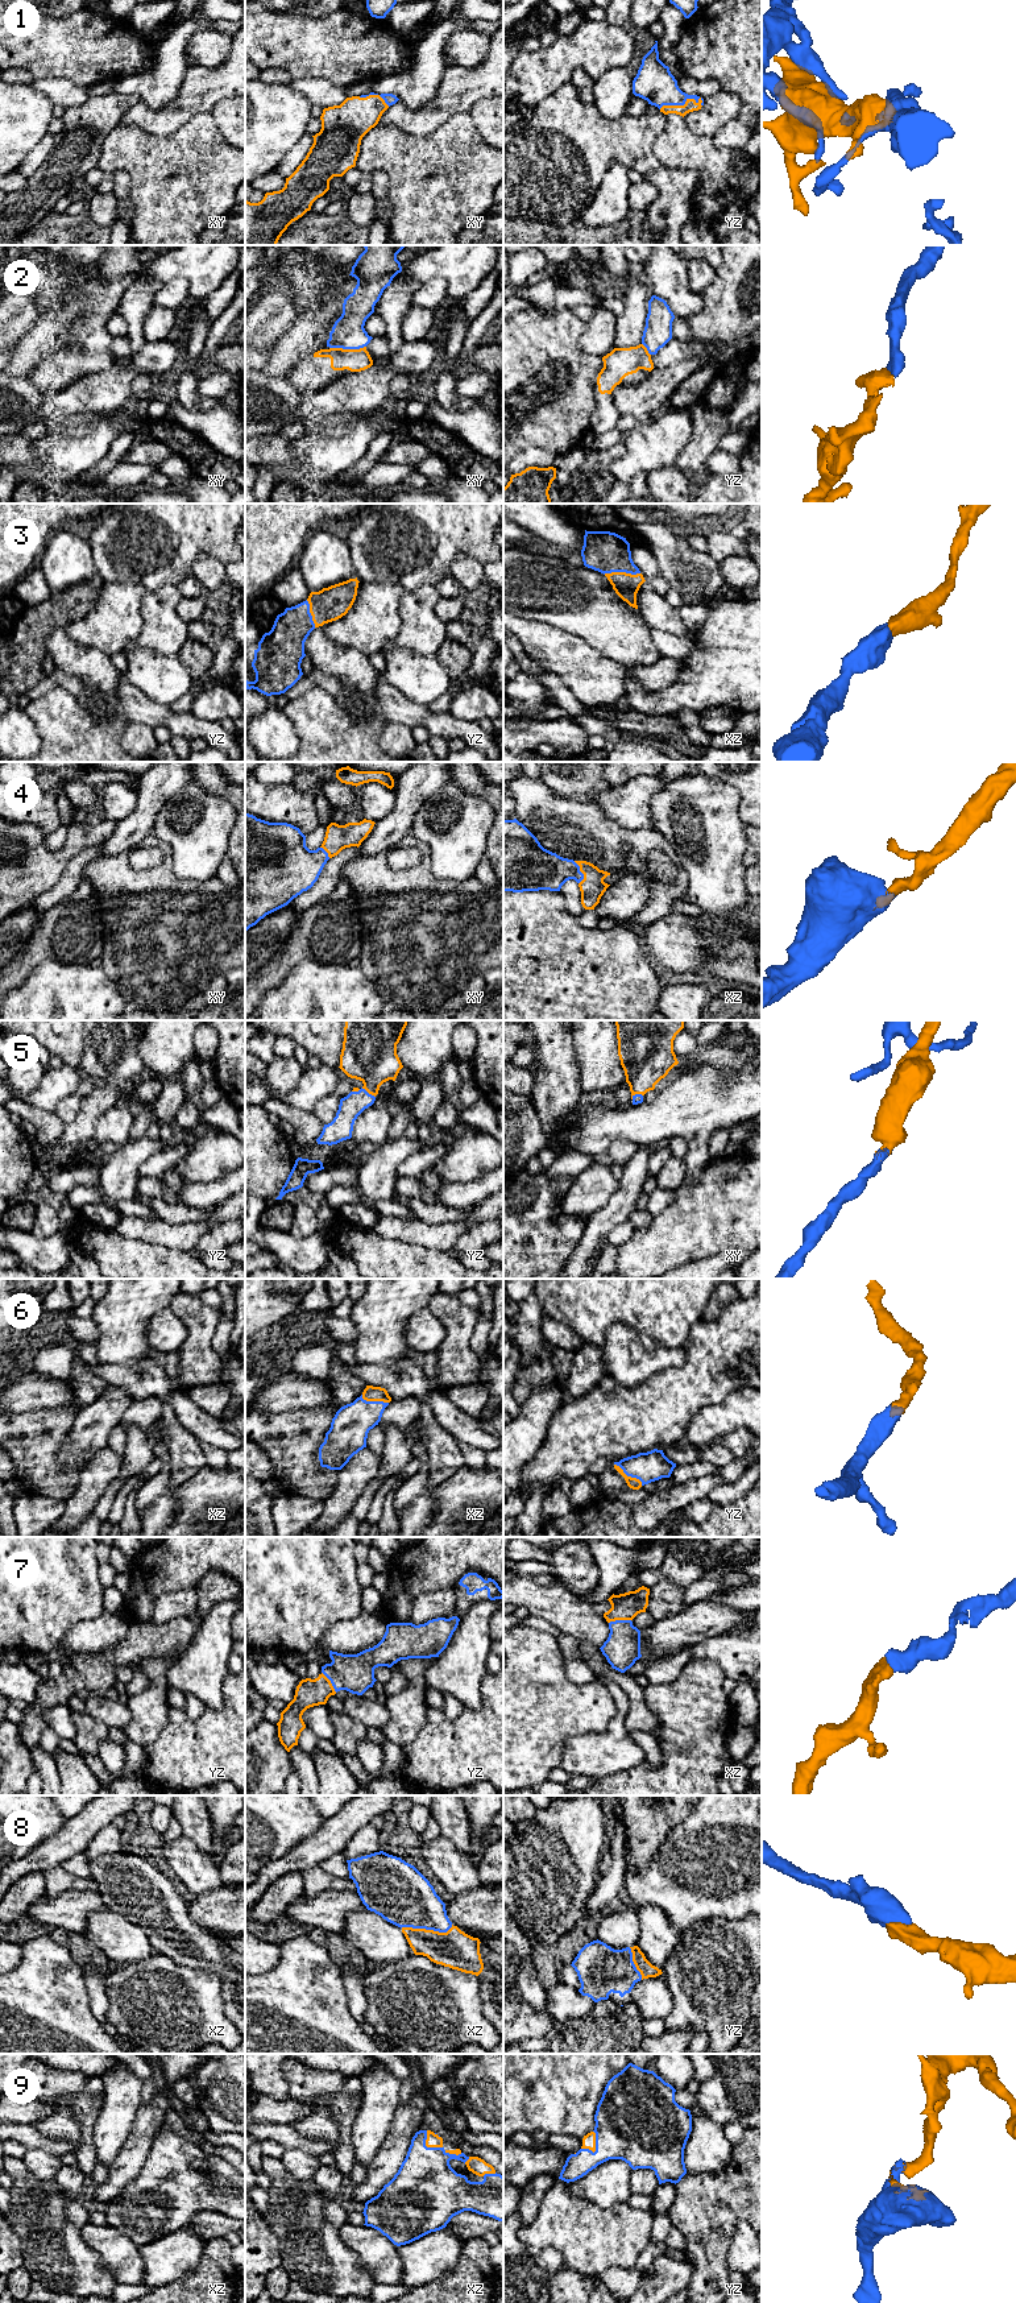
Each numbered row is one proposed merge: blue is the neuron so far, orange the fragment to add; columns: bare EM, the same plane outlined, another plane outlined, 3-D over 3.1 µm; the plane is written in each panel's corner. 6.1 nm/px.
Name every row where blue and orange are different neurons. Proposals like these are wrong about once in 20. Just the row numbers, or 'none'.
none

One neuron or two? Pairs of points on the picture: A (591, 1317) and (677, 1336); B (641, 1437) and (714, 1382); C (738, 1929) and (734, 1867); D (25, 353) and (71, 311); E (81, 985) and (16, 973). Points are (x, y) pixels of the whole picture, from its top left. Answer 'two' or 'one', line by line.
A: one
B: one
C: two
D: one
E: two

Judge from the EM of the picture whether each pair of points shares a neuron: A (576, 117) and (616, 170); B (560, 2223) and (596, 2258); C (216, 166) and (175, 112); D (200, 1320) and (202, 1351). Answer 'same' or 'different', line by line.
A: different
B: same
C: different
D: same

